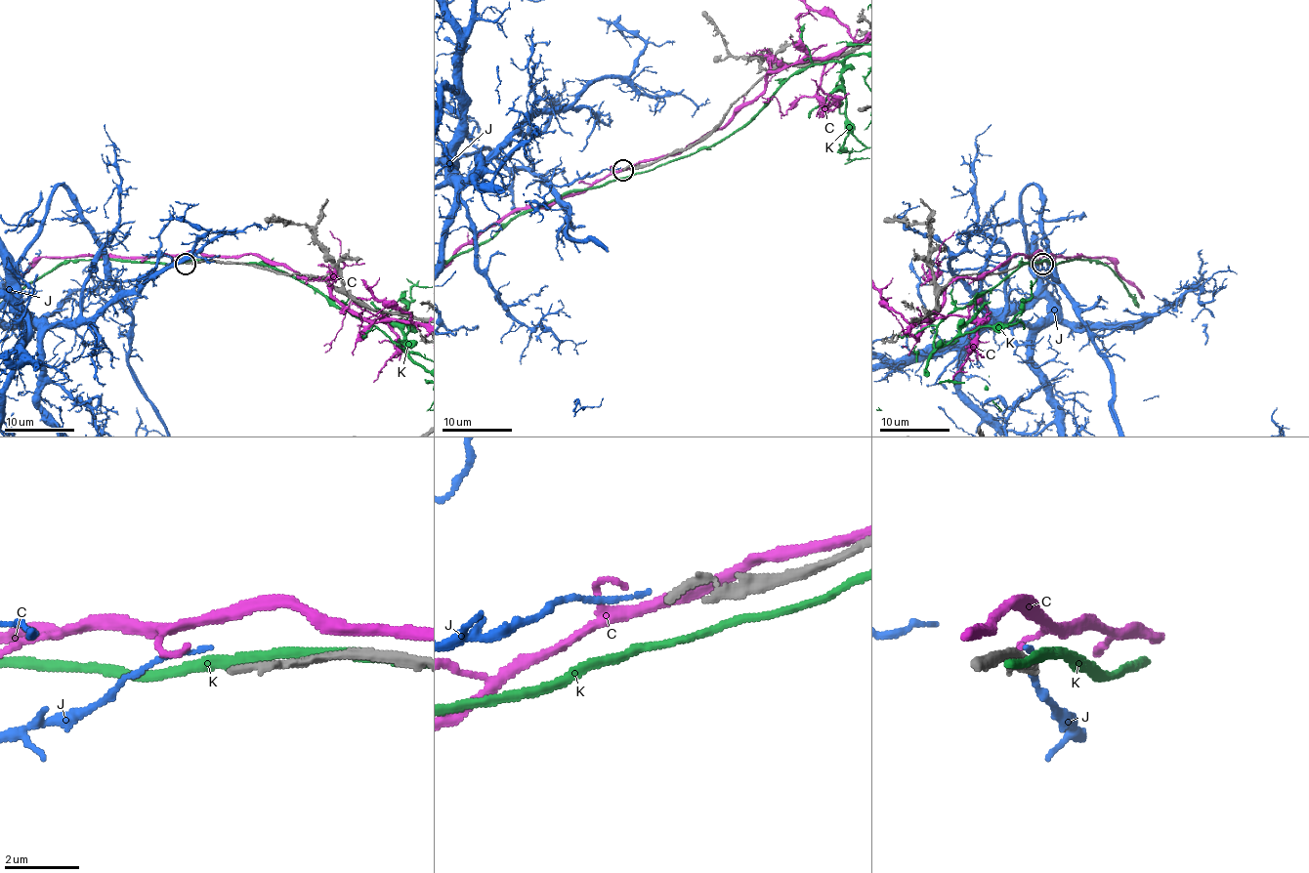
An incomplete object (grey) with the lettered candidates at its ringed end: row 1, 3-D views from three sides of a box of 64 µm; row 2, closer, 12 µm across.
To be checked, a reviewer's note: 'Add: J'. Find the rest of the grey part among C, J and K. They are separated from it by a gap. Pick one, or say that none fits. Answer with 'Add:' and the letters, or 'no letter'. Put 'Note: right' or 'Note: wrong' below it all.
Add: no letter
Note: wrong

